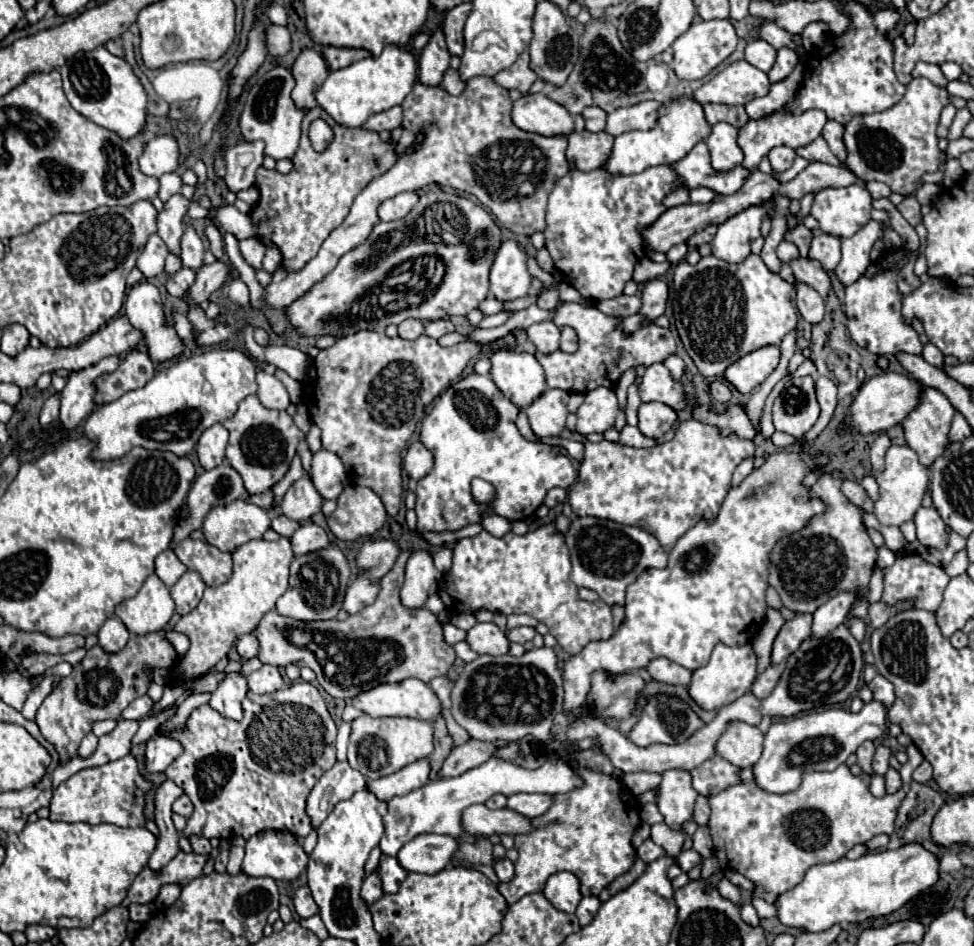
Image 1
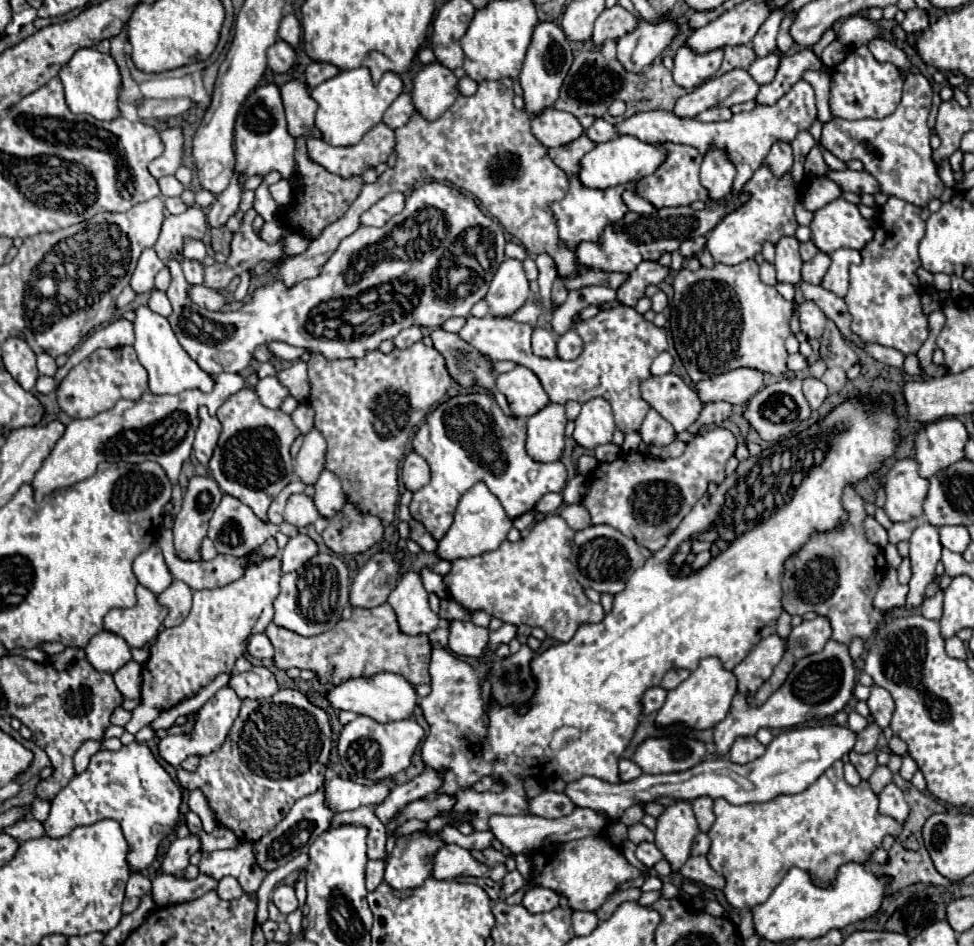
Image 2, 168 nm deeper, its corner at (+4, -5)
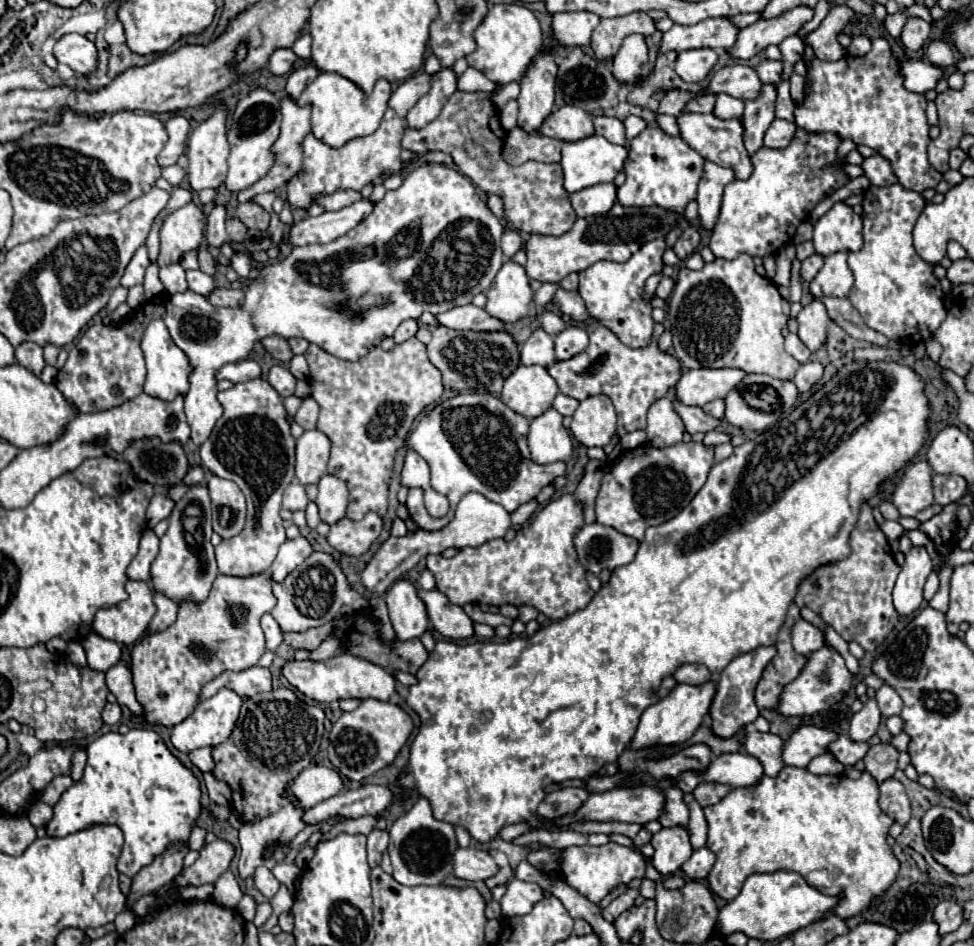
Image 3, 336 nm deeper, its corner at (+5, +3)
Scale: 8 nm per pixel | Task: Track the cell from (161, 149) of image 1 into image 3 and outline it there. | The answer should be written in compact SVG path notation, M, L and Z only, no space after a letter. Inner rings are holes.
M172 116L166 122L166 130L168 130L168 142L166 142L164 150L158 156L158 164L160 166L172 166L172 164L176 164L178 156L186 148L186 138L188 138L188 132L190 132L190 124L182 116Z

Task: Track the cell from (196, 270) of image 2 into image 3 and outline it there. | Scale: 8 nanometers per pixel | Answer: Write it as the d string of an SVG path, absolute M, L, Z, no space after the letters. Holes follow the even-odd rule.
M188 270L186 278L188 278L190 290L200 294L200 296L204 296L204 298L214 290L214 280L208 274L200 272L200 270Z

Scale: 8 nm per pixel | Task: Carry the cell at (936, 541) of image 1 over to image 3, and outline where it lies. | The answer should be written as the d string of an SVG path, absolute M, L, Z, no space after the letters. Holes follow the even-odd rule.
M912 548L894 584L894 608L900 616L910 616L922 606L922 588L928 574L934 570L932 558L924 548Z

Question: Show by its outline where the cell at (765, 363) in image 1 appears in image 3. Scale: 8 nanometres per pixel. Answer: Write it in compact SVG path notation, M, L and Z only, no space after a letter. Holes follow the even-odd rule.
M738 368L686 370L674 386L676 400L686 406L704 406L716 398L724 398L744 376Z

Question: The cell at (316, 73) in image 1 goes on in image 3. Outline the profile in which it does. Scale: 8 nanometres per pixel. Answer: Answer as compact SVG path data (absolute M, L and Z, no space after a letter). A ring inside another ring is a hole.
M284 96L282 100L282 126L280 126L280 136L278 140L274 142L272 146L272 154L274 154L274 166L272 170L268 172L266 178L258 180L256 184L252 184L250 188L246 188L244 192L238 194L238 204L244 204L244 202L252 202L256 194L262 194L262 192L272 192L272 190L278 190L280 186L284 186L296 172L300 172L302 168L302 140L304 136L310 134L310 106L298 106L294 100L290 100L288 96Z

